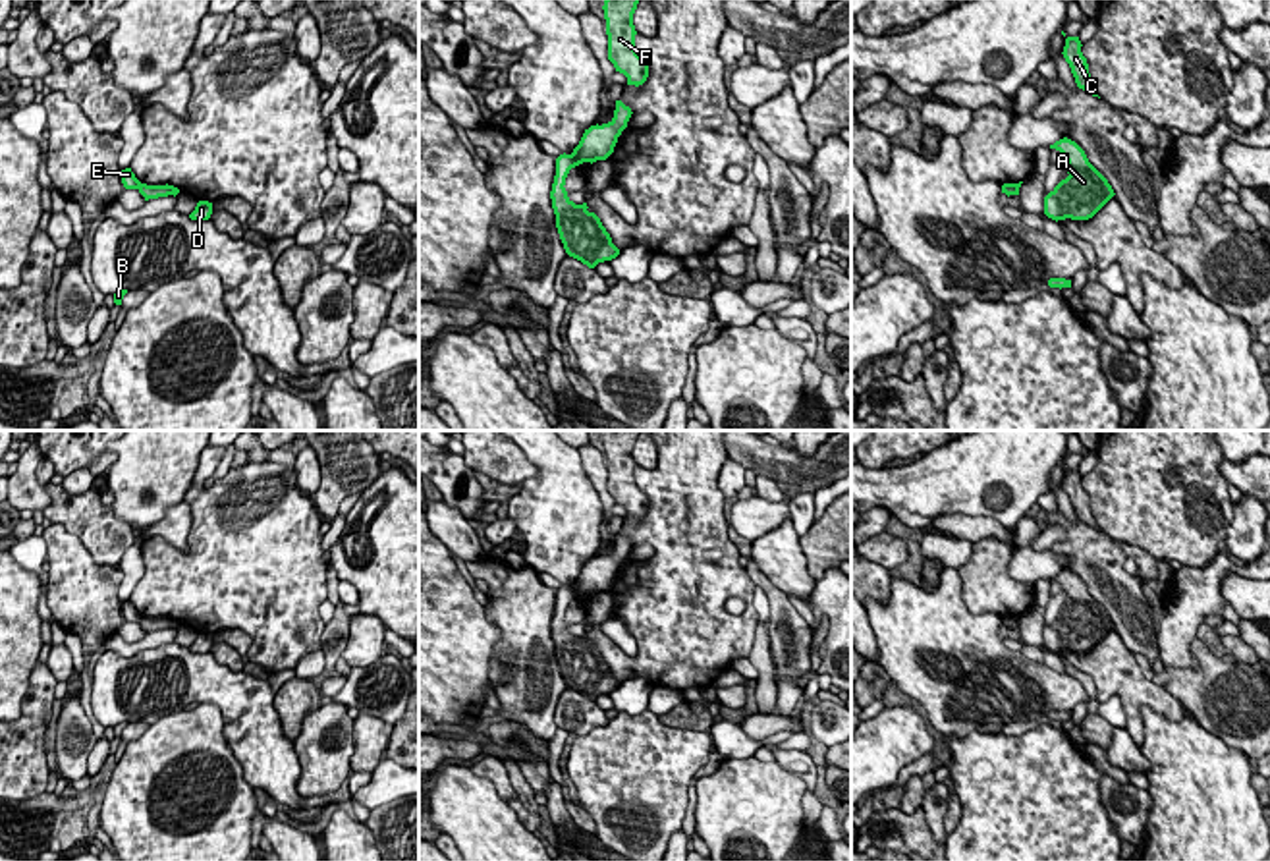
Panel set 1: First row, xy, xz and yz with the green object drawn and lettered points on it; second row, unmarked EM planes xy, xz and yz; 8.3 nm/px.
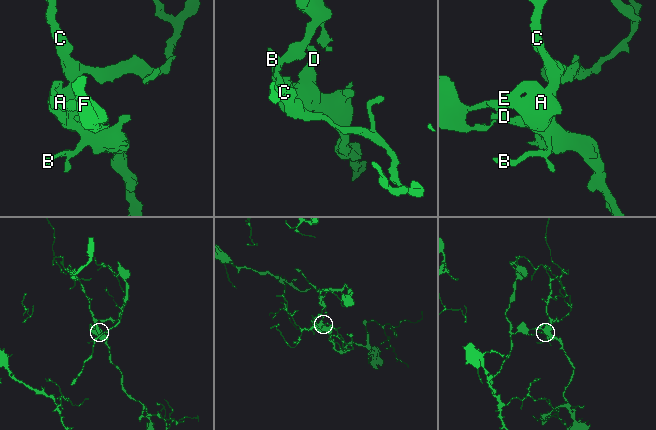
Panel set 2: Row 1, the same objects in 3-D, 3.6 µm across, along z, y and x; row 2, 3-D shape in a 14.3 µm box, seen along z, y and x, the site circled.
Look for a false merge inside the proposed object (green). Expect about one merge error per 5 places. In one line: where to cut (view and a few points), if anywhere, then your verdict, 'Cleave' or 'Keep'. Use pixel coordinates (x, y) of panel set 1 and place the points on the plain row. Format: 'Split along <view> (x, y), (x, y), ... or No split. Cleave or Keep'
Split along xz (570, 587), (578, 597). Cleave

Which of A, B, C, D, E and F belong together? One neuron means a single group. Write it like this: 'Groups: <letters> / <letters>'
Groups: A B C D E / F

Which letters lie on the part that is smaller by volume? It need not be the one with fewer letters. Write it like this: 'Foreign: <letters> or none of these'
Foreign: F

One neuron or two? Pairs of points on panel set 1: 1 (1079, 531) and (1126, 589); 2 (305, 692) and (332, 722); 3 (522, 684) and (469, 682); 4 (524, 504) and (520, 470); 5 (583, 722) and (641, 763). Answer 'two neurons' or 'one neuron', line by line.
1: one neuron
2: two neurons
3: two neurons
4: two neurons
5: two neurons

